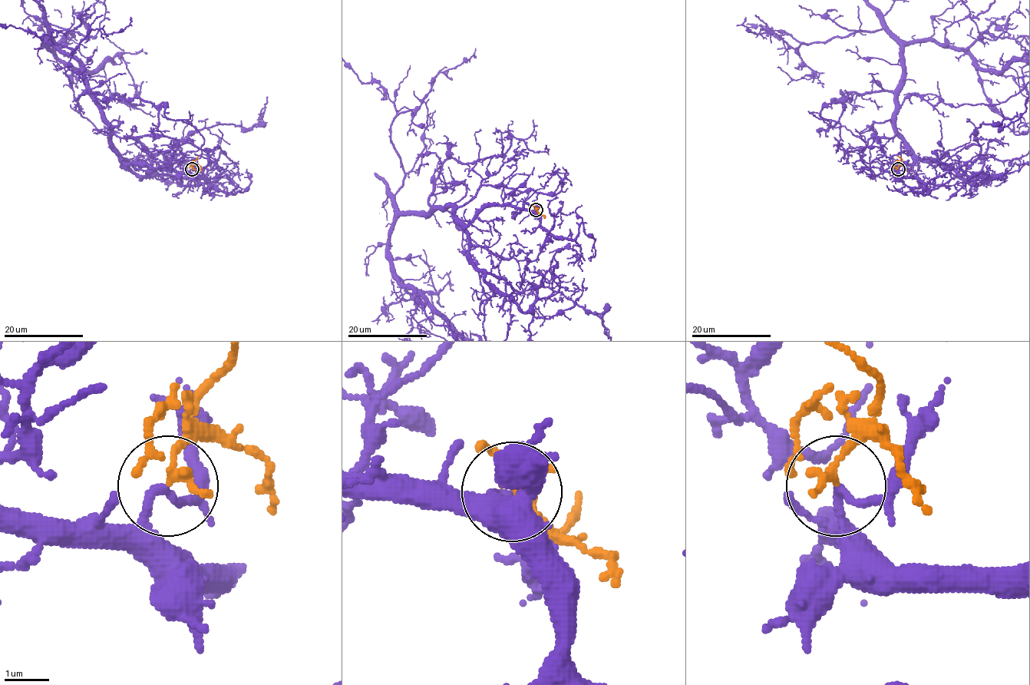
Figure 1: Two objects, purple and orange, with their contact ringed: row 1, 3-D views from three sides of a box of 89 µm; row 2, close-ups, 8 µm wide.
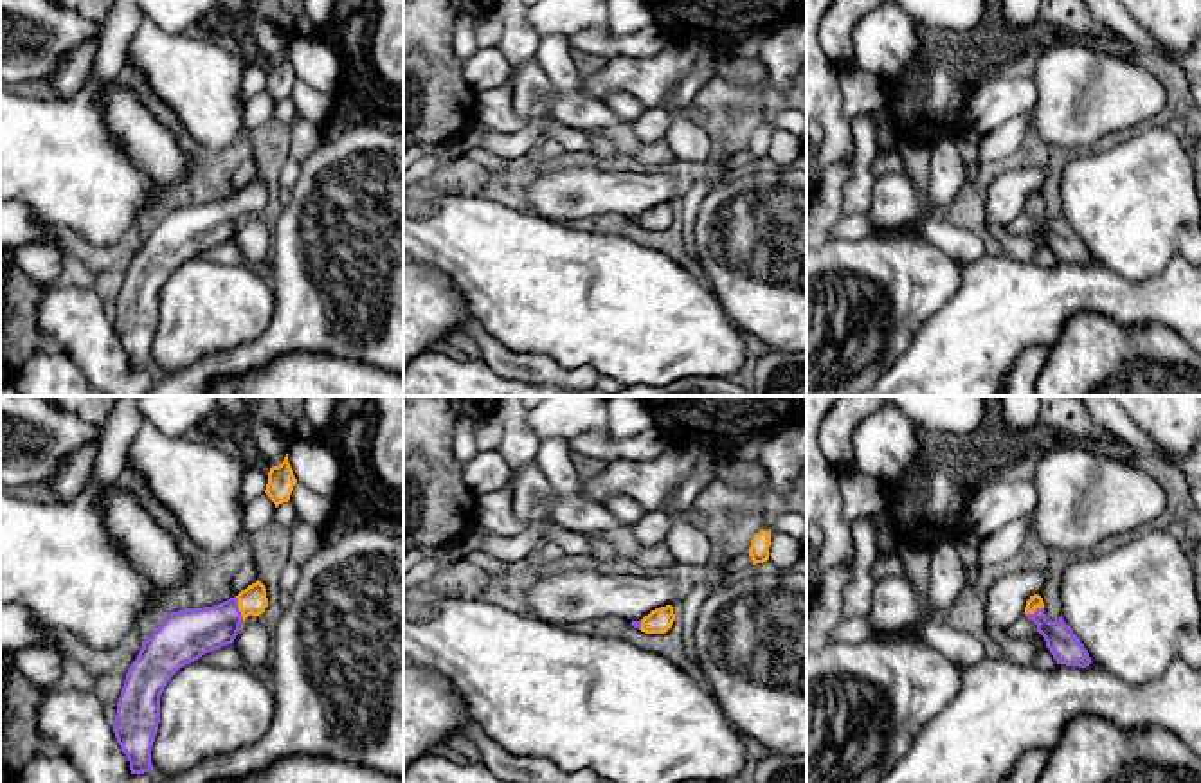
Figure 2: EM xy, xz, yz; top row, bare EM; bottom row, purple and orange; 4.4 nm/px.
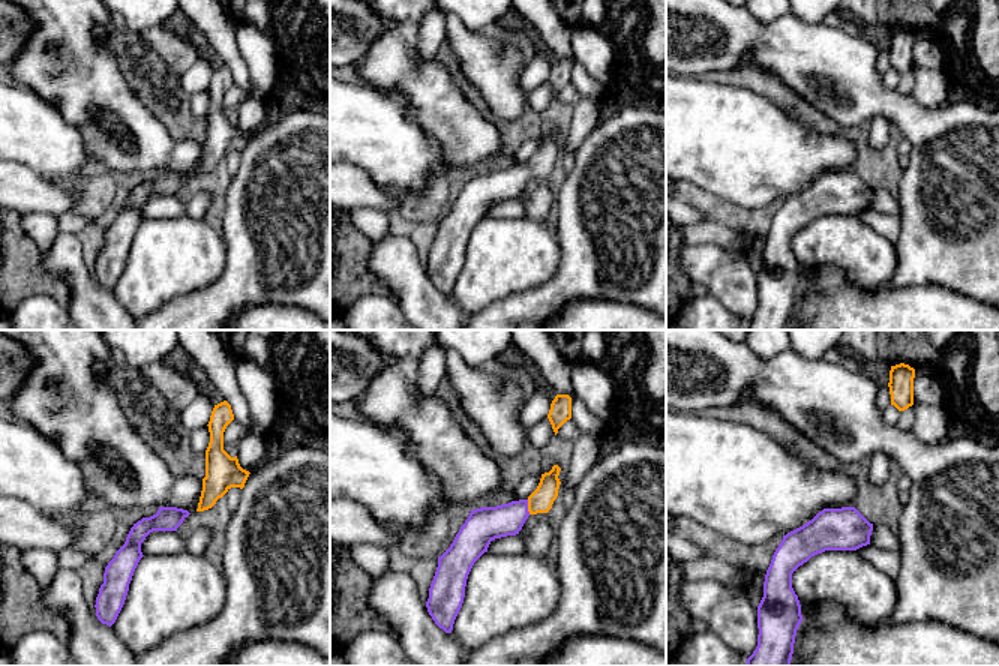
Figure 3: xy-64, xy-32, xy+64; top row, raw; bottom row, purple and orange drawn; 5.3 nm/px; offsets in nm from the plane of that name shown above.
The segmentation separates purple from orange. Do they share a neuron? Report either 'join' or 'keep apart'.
join

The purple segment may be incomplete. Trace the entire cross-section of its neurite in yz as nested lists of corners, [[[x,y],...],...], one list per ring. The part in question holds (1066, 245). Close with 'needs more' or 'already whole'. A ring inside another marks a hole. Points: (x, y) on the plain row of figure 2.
[[[1039,191],[1030,193],[1025,212],[1037,221],[1037,229],[1044,234],[1046,245],[1057,261],[1086,265],[1093,259],[1080,236],[1062,214],[1057,218],[1046,216],[1044,200]]]; needs more

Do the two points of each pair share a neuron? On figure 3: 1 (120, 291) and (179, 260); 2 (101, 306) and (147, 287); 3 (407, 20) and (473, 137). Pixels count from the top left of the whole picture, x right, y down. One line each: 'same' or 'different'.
1: same
2: different
3: same

